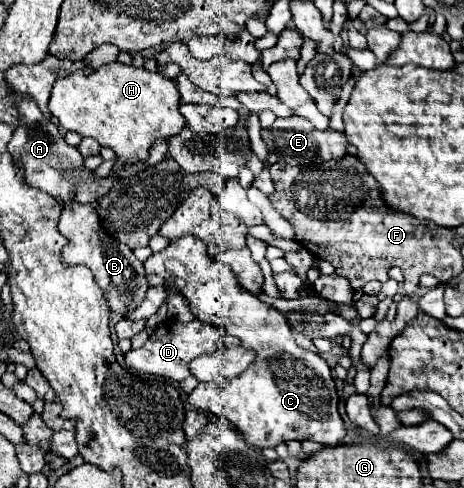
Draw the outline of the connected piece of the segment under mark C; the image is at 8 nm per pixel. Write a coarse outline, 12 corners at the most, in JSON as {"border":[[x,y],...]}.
{"border":[[195,235],[145,263],[197,319],[263,339],[239,377],[189,403],[253,447],[339,445],[325,359]]}

